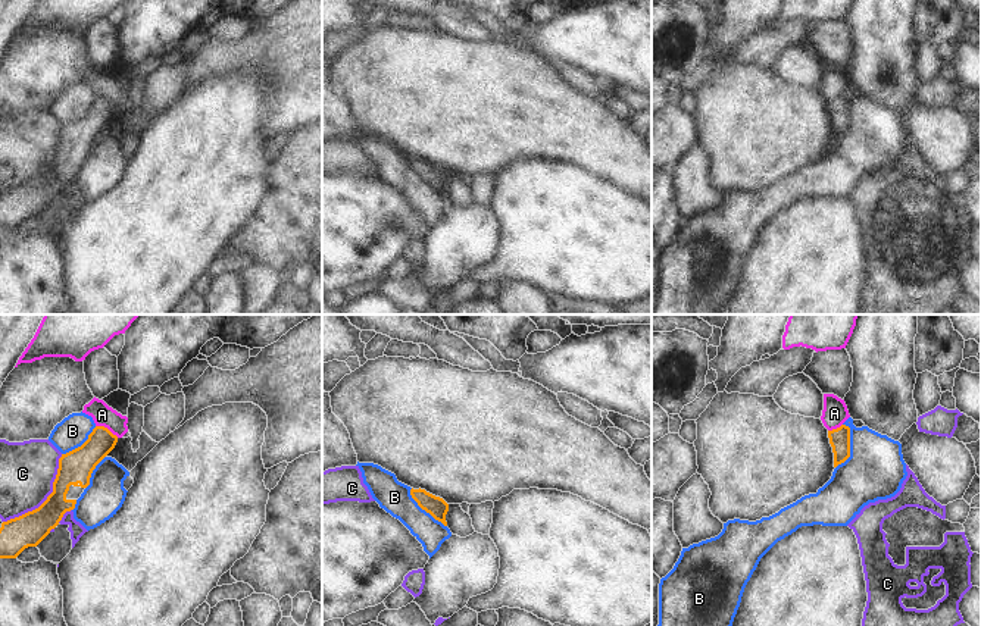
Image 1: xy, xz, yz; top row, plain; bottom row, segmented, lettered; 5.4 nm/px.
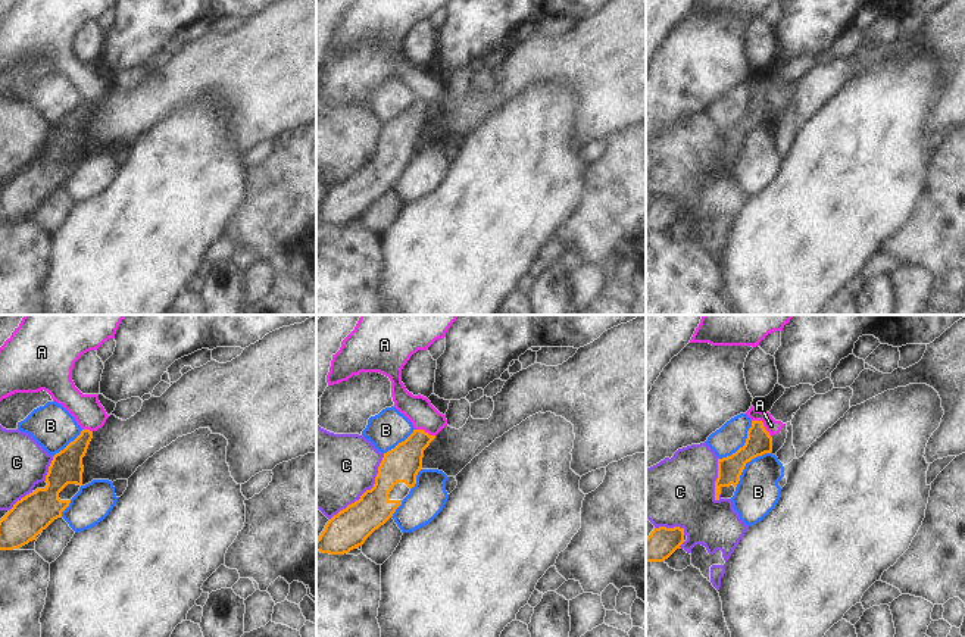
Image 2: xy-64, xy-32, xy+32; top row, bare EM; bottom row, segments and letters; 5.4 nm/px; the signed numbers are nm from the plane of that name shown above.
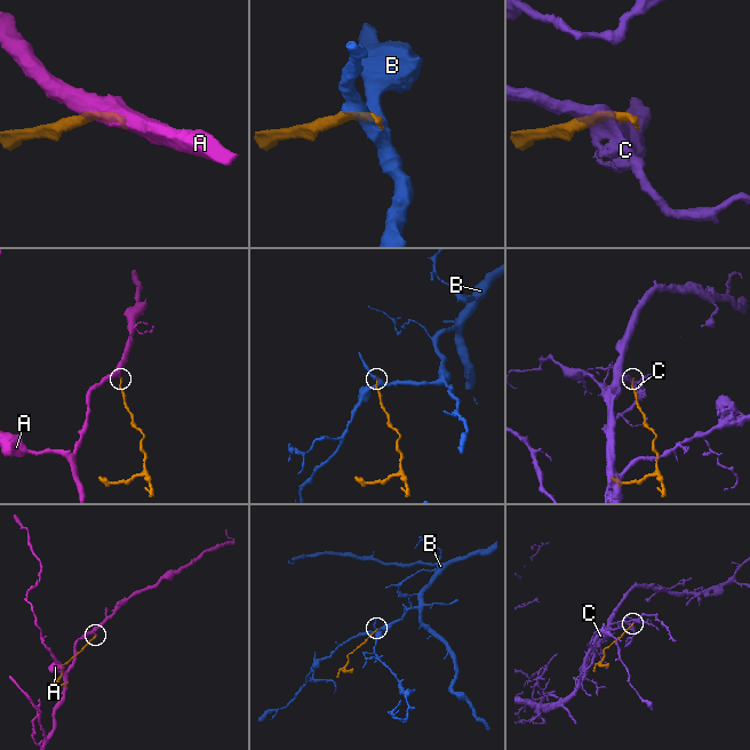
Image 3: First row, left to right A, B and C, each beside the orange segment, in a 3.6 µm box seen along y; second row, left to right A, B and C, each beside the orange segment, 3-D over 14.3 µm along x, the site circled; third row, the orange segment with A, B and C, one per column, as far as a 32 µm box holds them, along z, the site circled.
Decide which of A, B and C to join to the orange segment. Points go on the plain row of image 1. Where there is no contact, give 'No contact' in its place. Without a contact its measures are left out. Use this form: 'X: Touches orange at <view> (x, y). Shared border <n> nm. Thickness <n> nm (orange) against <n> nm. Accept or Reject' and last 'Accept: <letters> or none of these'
A: Touches orange at xy (106, 99). Shared border 140 nm. Thickness 160 nm (orange) against 120 nm. Reject
B: Touches orange at yz (849, 118). Shared border 260 nm. Thickness 110 nm (orange) against 320 nm. Reject
C: Touches orange at xy (47, 169). Shared border 500 nm. Thickness 180 nm (orange) against 300 nm. Reject
Accept: none of these.

